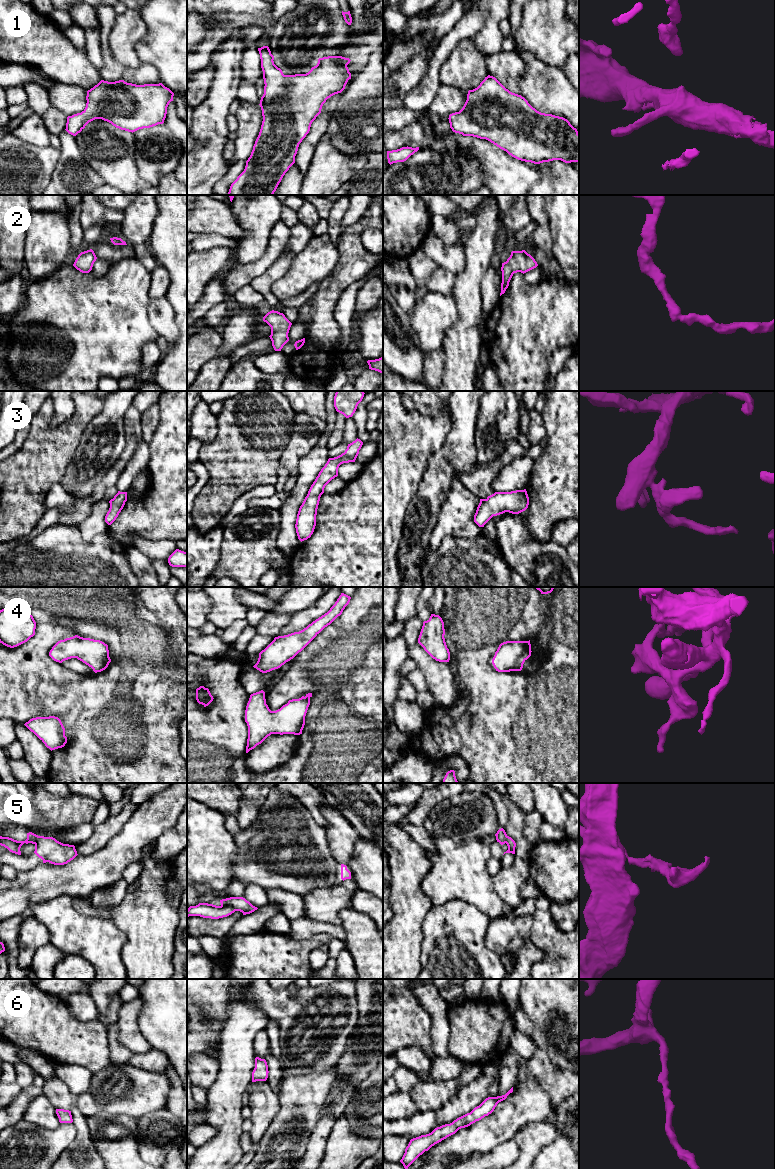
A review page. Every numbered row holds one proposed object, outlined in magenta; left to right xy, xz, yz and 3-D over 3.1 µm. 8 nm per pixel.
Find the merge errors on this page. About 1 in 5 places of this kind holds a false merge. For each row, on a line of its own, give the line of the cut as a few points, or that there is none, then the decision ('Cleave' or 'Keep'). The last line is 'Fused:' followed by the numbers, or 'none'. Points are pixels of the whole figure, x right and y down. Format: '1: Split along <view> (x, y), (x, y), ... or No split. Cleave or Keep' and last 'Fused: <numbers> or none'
1: No split. Keep
2: No split. Keep
3: No split. Keep
4: No split. Keep
5: Split along xz (221, 904), (231, 906), (235, 910). Cleave
6: No split. Keep
Fused: 5

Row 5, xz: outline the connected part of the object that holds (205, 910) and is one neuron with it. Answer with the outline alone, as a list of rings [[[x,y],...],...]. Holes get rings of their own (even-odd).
[[[199,903],[187,909],[187,916],[200,916],[203,918],[219,919],[227,917],[235,912],[232,906],[216,906],[208,903]]]

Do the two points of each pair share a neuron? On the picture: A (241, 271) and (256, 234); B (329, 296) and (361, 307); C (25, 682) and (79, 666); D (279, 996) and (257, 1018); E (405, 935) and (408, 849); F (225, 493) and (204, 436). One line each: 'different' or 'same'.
A: different
B: different
C: different
D: different
E: same
F: different

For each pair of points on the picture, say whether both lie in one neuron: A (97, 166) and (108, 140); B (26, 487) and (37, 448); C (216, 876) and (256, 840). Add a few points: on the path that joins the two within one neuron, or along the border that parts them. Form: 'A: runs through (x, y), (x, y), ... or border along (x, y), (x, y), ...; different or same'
A: runs through (97, 160), (97, 151), (102, 146); same
B: runs through (26, 477), (37, 465), (37, 458); same
C: border along (233, 839), (234, 880); different

